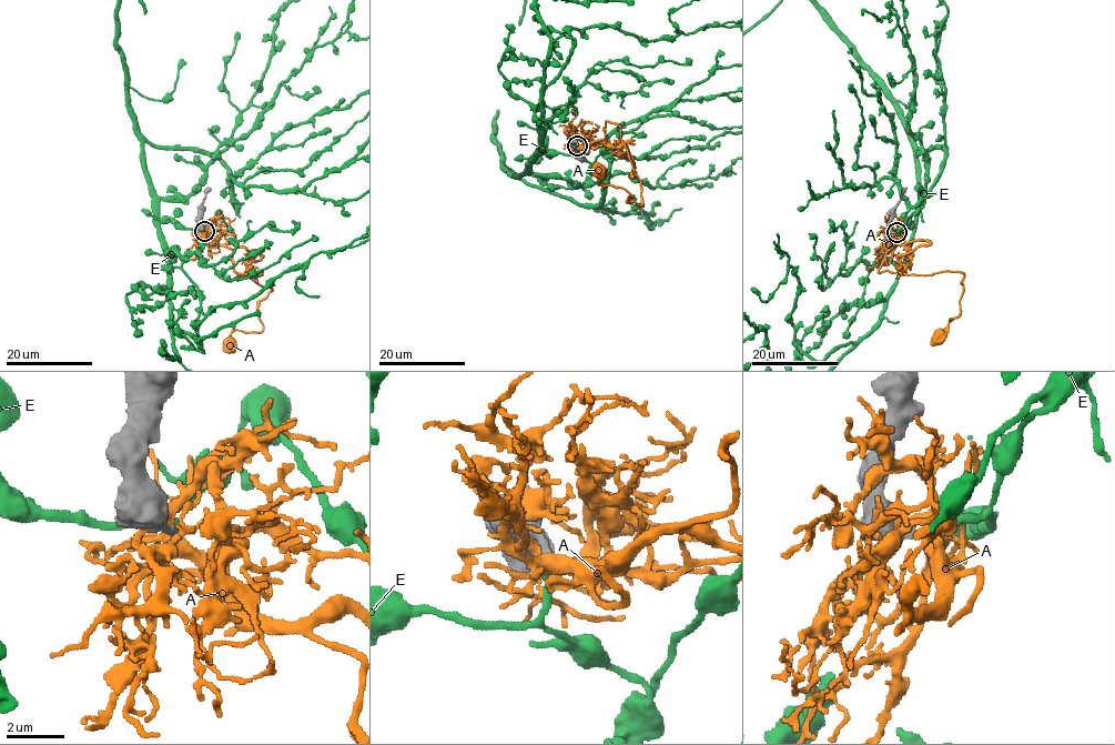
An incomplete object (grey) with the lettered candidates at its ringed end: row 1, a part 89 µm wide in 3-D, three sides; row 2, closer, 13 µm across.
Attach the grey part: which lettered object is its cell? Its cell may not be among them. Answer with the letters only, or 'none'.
E

